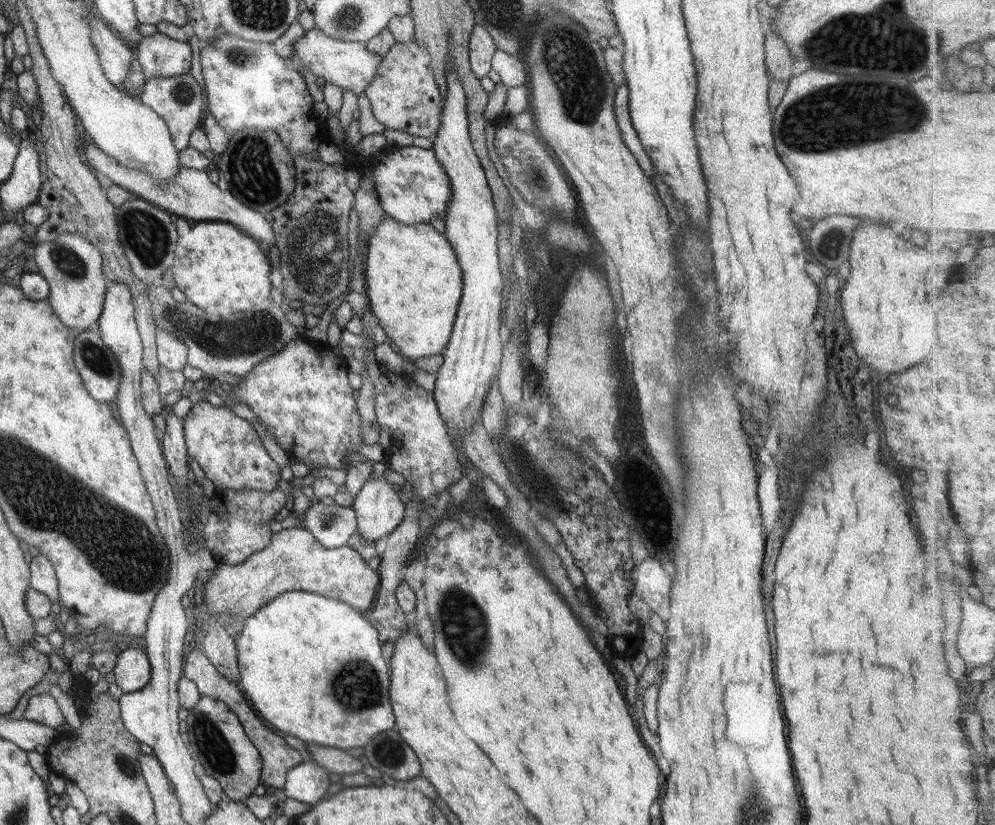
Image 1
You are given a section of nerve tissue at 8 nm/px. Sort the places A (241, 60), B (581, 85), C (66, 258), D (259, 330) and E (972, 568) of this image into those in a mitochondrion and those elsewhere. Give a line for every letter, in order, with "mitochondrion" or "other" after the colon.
A: mitochondrion
B: mitochondrion
C: mitochondrion
D: mitochondrion
E: other

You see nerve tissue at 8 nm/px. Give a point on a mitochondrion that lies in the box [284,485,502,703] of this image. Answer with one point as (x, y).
(461, 621)

